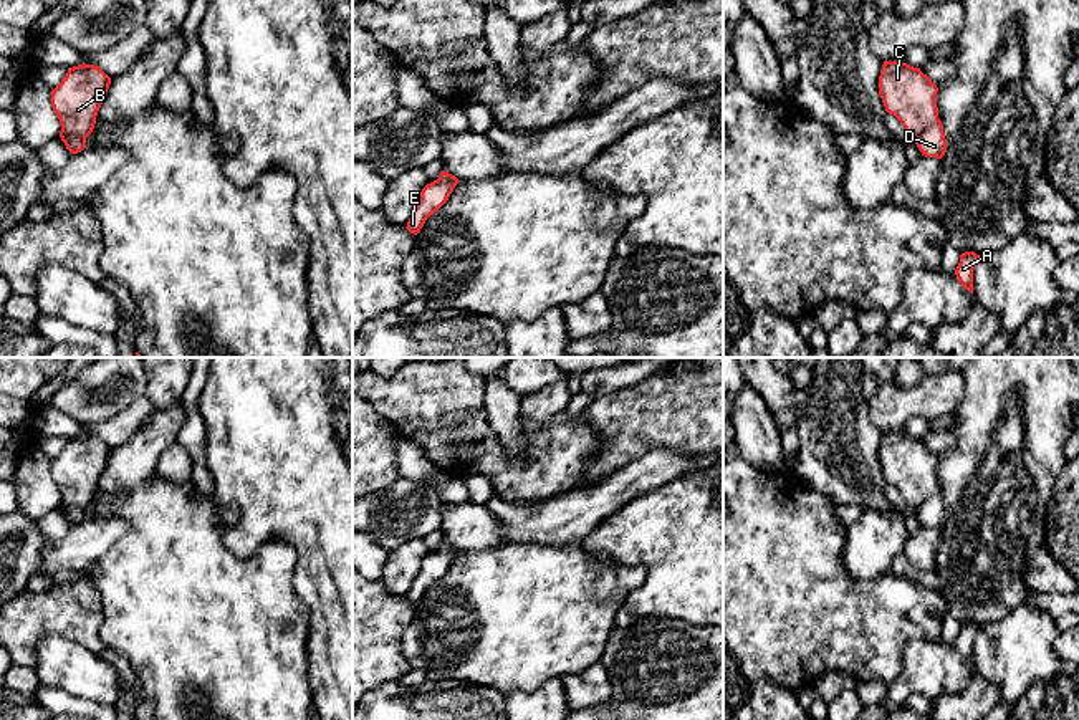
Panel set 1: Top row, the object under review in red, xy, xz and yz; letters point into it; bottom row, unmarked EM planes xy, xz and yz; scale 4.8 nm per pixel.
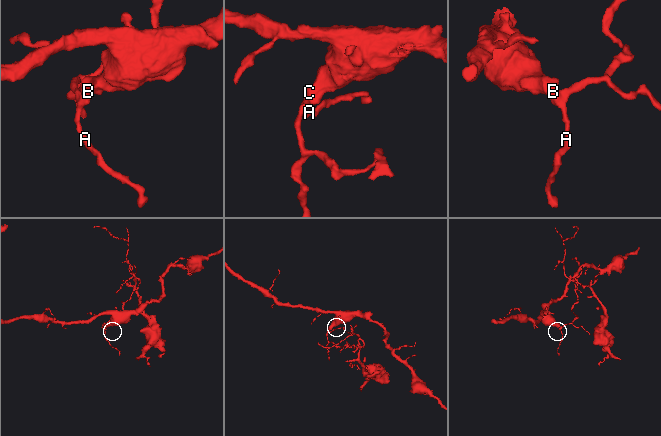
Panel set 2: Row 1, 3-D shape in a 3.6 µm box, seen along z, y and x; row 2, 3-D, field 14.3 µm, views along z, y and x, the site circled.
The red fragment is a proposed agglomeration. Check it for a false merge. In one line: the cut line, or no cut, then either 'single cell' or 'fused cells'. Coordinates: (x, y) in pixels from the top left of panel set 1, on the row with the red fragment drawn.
cut in xy along (62, 129), (85, 139); fused cells

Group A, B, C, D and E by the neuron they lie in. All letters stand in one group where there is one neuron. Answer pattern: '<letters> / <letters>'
A D E / B C

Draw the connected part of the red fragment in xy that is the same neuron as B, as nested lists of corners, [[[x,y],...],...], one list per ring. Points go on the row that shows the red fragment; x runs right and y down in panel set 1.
[[[83,63],[68,68],[66,76],[51,91],[51,106],[61,131],[86,139],[94,129],[109,84],[111,78],[99,66]]]

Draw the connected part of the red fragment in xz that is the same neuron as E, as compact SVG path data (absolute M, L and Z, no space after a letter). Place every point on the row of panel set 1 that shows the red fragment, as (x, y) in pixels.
M434 180L427 184L420 192L420 199L412 210L405 228L410 233L417 235L424 227L425 220L448 200L453 189L455 187L450 182L444 180Z

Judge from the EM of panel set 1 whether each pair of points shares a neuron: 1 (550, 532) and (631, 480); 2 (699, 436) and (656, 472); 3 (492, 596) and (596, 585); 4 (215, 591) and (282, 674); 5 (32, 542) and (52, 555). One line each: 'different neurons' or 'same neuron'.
1: same neuron
2: different neurons
3: same neuron
4: same neuron
5: different neurons

